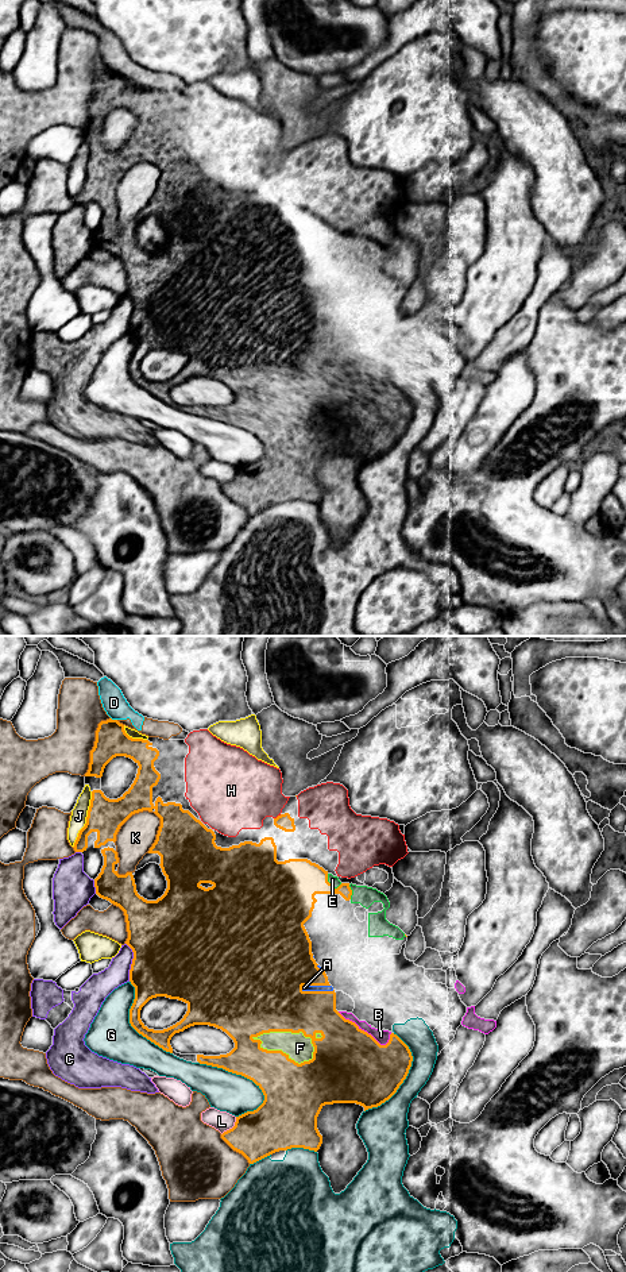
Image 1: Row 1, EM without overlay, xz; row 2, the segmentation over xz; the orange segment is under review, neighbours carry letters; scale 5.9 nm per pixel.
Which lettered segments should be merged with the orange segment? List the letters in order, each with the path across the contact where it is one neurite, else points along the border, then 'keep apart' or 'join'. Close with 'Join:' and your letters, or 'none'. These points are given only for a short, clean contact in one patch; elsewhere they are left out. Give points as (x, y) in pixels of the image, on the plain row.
A: join
B: keep apart
C: keep apart
D: keep apart
E: join
F: join
G: keep apart
H: keep apart
J: keep apart
K: keep apart
L: keep apart
Join: A, E, F

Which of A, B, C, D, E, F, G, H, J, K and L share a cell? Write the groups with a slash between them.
A E F / B / C / D K / G / H / J / L

